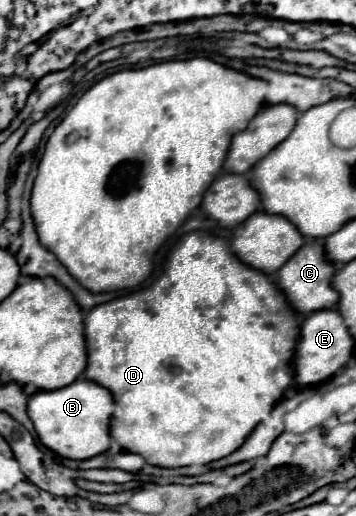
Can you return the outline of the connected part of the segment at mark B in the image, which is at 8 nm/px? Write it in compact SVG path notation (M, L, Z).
M85 377L55 391L37 391L29 397L27 405L27 415L33 421L39 441L65 459L91 459L107 451L111 441L109 419L113 411L115 401L111 393Z

